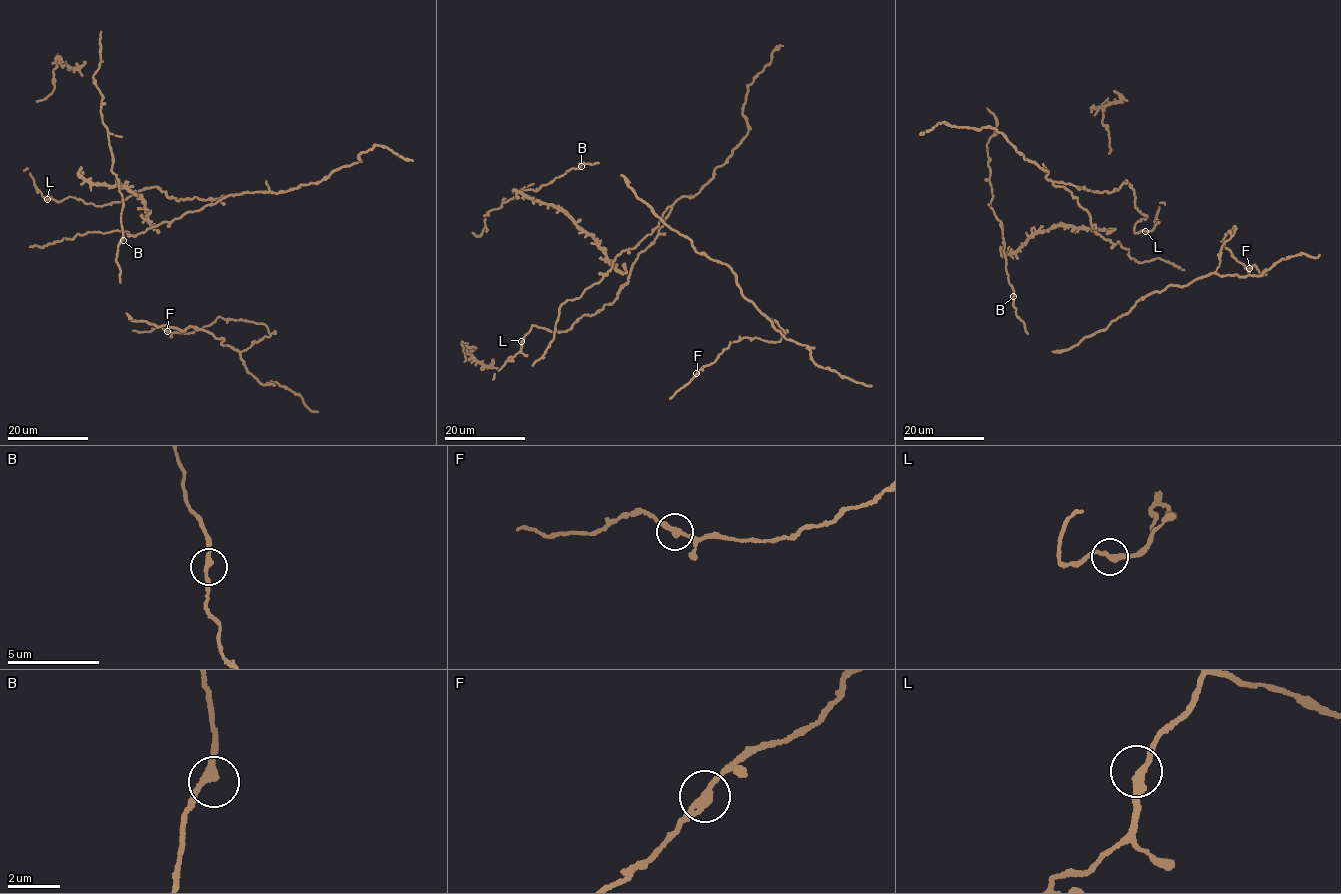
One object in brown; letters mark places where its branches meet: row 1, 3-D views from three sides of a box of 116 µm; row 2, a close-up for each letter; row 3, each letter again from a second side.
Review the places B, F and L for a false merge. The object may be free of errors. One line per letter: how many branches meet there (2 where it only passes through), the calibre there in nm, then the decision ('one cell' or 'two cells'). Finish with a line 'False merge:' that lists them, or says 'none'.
B: 2 branches meet; 280 nm thick; one cell
F: 2 branches meet; 280 nm thick; one cell
L: 2 branches meet; 280 nm thick; one cell
False merge: none

